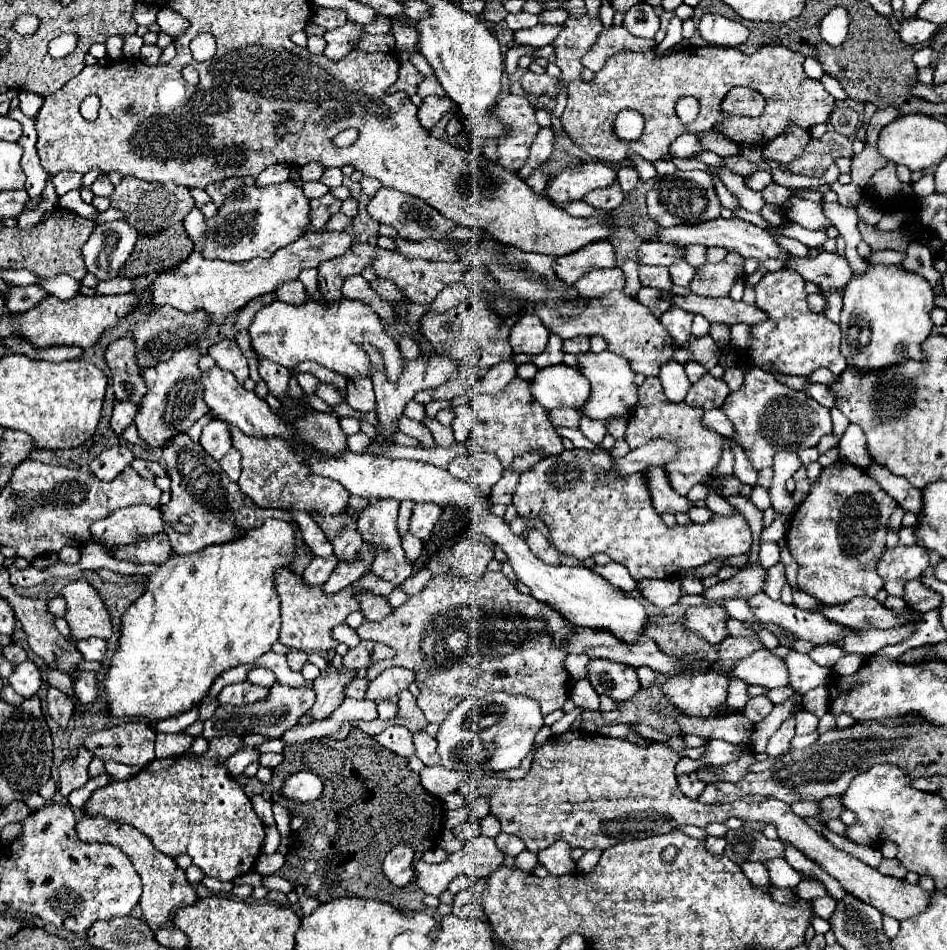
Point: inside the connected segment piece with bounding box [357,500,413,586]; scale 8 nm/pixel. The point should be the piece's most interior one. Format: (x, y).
(377, 525)

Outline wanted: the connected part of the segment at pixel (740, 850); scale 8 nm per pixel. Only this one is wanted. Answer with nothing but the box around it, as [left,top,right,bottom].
[725,826,785,866]

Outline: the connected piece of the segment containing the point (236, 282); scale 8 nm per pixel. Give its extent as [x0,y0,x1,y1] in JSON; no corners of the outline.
[147,230,355,324]

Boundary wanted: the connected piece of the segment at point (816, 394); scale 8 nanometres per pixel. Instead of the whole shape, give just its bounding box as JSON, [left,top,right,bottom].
[805,384,835,408]

